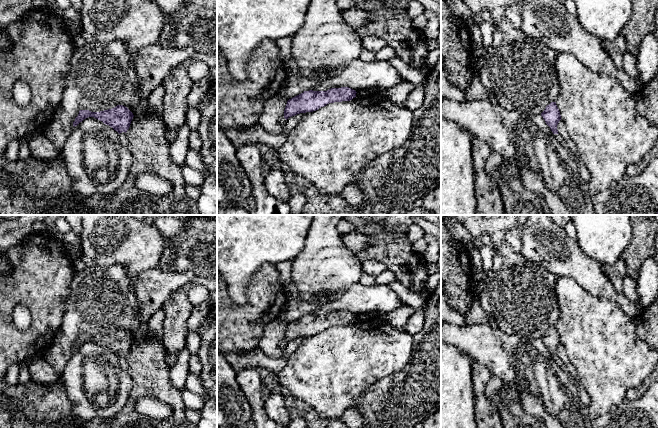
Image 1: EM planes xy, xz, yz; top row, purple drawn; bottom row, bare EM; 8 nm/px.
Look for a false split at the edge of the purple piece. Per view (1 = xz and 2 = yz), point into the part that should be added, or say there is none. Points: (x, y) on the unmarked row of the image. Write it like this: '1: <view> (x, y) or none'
1: none
2: none

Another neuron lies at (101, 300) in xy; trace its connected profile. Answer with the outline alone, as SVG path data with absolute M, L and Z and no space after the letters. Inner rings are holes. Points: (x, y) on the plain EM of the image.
M122 265L93 266L85 268L73 276L69 294L63 301L64 313L59 335L44 356L44 359L60 376L74 352L73 346L80 334L100 336L123 329L132 336L140 329L141 317L135 286L136 277L131 276Z

